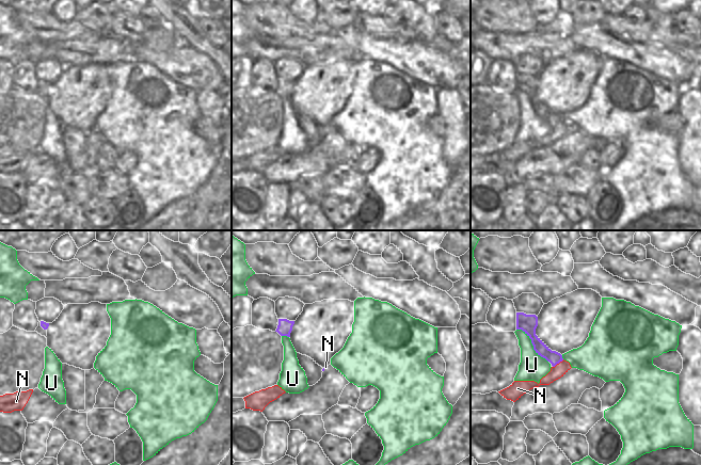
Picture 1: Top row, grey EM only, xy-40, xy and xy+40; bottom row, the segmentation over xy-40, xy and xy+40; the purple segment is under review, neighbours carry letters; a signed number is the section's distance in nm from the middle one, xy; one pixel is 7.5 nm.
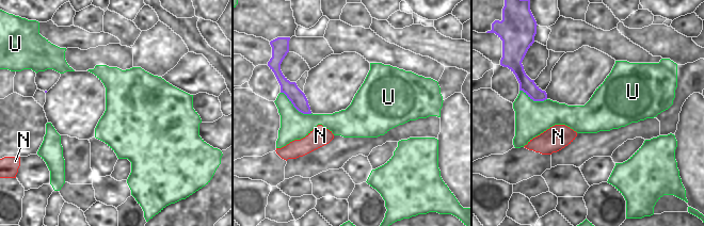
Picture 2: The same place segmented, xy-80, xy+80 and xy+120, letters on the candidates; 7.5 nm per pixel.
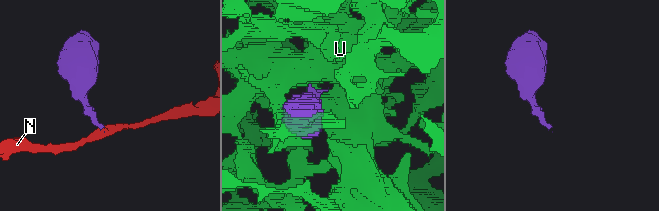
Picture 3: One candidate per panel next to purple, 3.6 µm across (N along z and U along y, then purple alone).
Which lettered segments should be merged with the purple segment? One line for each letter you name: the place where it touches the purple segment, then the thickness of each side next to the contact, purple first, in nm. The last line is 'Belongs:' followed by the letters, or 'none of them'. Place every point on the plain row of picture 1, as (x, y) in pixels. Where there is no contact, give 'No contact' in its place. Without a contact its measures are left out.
Belongs: none of them

